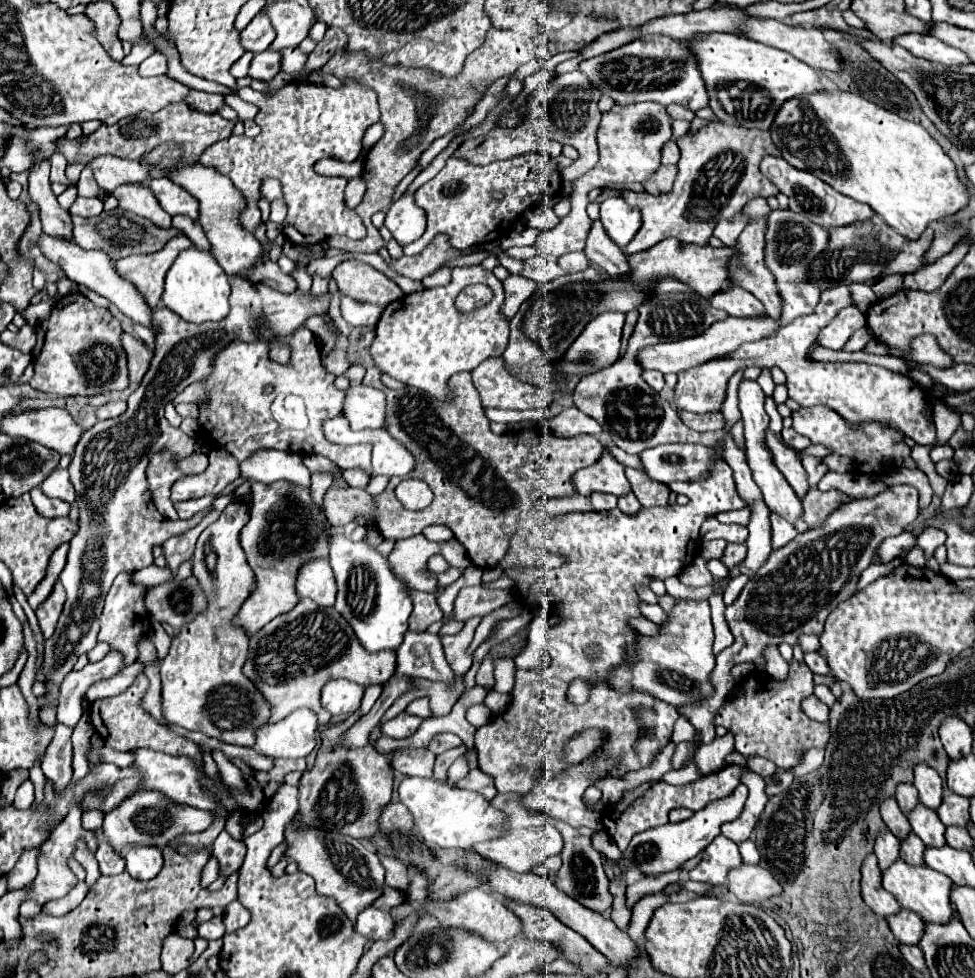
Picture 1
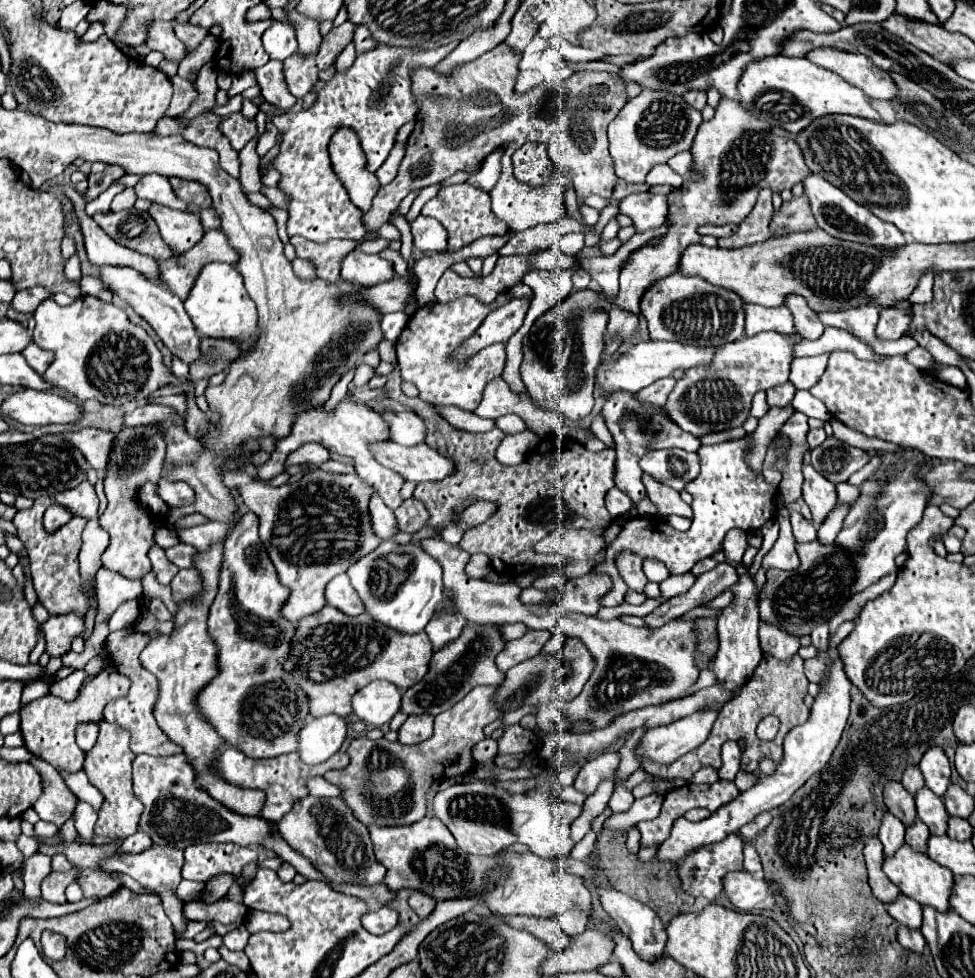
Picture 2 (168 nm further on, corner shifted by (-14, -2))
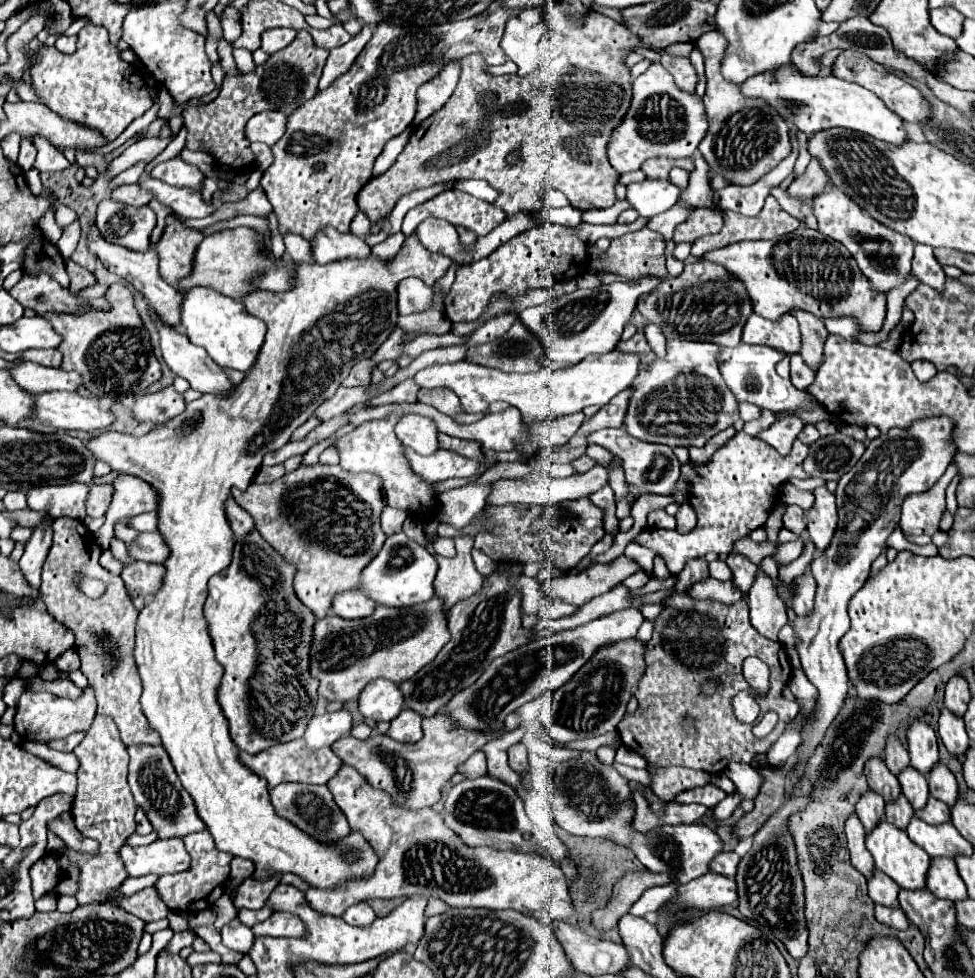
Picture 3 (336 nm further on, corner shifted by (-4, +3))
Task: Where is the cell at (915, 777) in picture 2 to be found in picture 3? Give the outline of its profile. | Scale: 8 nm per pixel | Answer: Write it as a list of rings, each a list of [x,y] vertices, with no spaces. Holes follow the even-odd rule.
[[[888,737],[886,739],[886,755],[884,755],[884,761],[886,765],[896,773],[896,771],[902,771],[904,765],[910,765],[910,759],[908,759],[908,749],[906,749],[906,743],[896,739],[896,737]]]

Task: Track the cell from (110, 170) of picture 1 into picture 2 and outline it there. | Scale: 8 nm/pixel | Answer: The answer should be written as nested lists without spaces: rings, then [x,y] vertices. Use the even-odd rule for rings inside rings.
[[[142,174],[138,184],[134,186],[134,190],[136,190],[138,198],[146,198],[150,202],[160,202],[162,206],[176,208],[176,210],[186,210],[184,202],[176,198],[168,178],[160,176],[160,174]]]

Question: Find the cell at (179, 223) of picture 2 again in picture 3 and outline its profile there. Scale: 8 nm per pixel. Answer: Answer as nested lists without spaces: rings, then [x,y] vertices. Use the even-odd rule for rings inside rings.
[[[170,217],[166,225],[166,233],[162,241],[158,241],[158,255],[160,255],[160,273],[176,291],[186,295],[186,289],[180,287],[180,279],[192,273],[194,253],[202,243],[204,235],[196,229],[184,227],[176,217]]]

